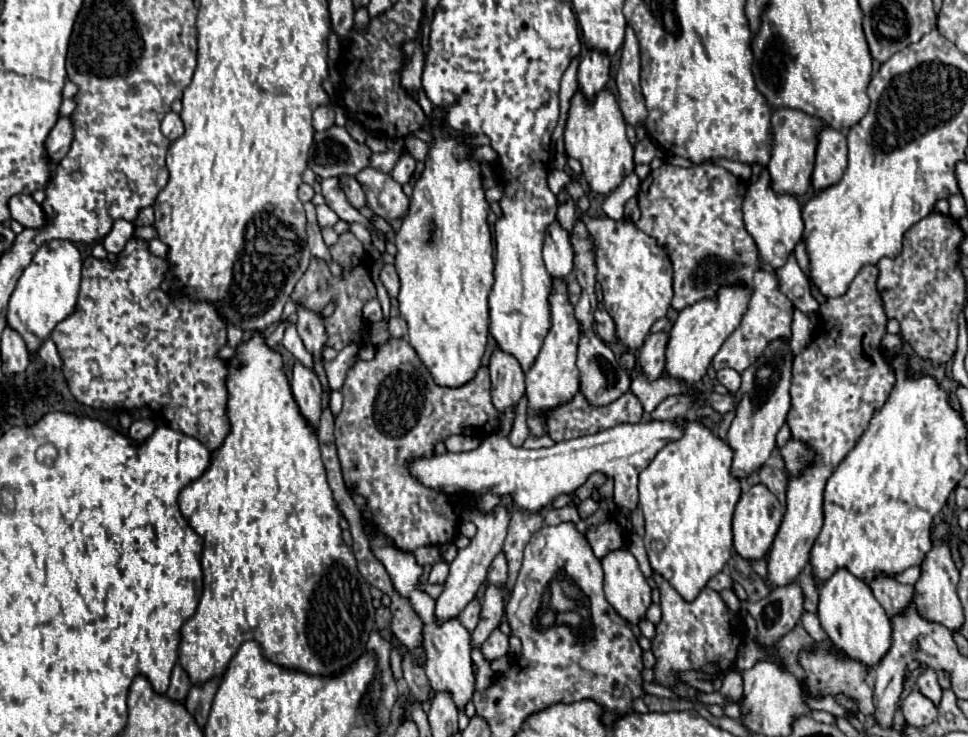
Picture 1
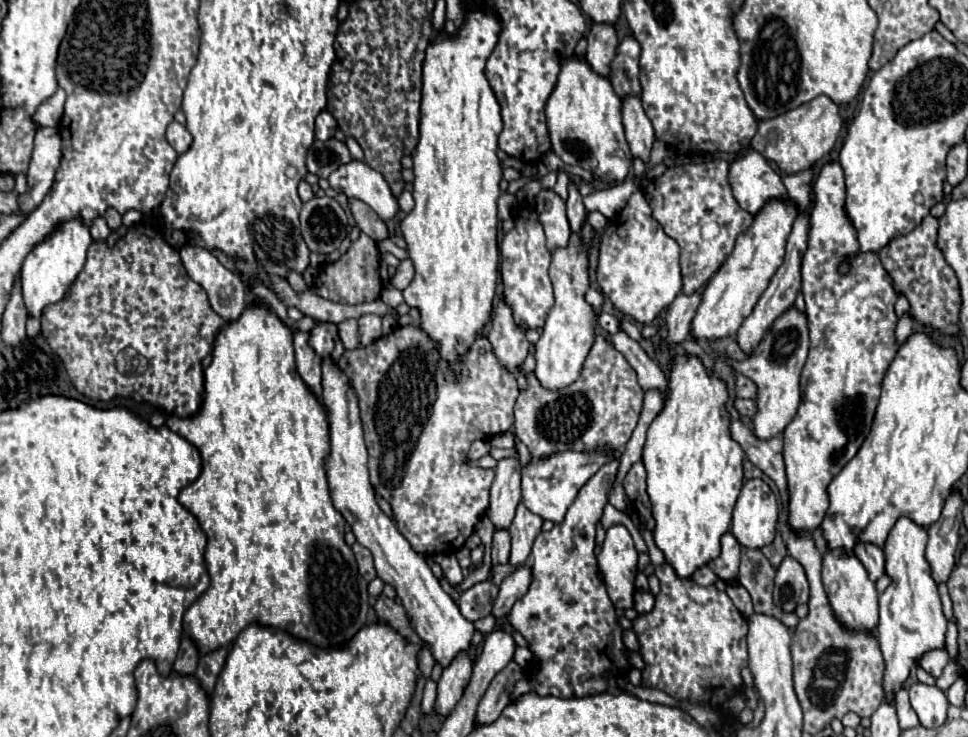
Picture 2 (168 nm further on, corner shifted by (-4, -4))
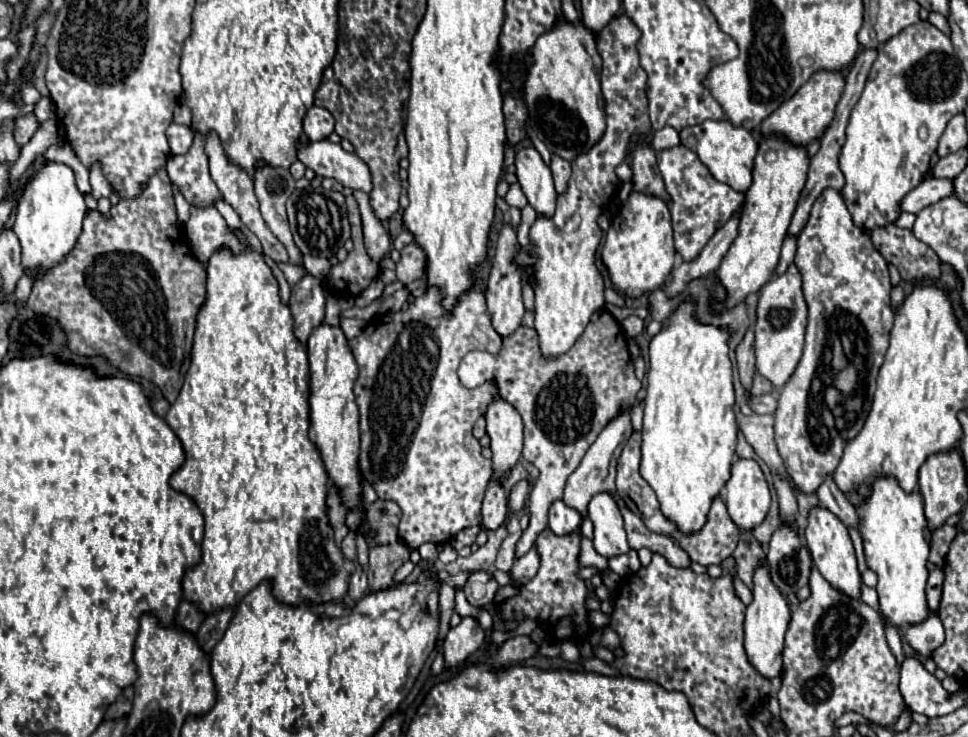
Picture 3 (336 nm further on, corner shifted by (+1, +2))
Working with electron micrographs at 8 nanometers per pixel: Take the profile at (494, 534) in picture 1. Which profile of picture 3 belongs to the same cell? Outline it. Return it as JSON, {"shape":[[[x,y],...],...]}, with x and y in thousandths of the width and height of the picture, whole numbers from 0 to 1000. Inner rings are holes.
{"shape":[[[514,543],[504,551],[502,575],[508,597],[506,608],[512,654],[519,659],[525,638],[529,638],[539,619],[539,567],[525,545]]]}

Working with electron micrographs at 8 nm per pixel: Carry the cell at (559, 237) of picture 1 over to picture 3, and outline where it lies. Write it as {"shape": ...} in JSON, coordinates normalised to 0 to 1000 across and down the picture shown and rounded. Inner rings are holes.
{"shape":[[[537,201],[533,206],[533,239],[545,269],[545,277],[556,288],[556,293],[568,296],[574,285],[574,258],[570,247],[568,228],[560,220],[554,201]]]}

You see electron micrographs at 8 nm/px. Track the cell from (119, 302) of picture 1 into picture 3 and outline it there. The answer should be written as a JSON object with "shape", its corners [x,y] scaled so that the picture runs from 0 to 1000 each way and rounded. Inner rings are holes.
{"shape":[[[165,228],[143,269],[124,271],[116,280],[114,299],[105,296],[99,285],[91,285],[76,339],[62,361],[50,366],[43,380],[35,383],[29,404],[29,415],[39,429],[50,429],[60,437],[74,480],[107,483],[124,505],[159,518],[176,548],[184,540],[186,524],[190,521],[190,482],[194,484],[198,474],[202,429],[213,404],[209,358],[196,342],[194,331],[186,331],[184,323],[186,312],[182,304],[178,250],[171,231]]]}

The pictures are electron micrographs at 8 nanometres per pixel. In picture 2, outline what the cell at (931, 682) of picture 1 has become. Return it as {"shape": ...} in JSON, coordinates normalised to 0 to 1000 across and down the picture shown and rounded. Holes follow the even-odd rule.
{"shape":[[[966,879],[966,882],[960,882],[960,885],[956,885],[956,887],[951,890],[949,904],[951,904],[954,909],[958,909],[960,915],[964,915],[966,920],[970,920],[970,915],[974,912],[974,906],[976,906],[978,898],[980,898],[978,882],[976,882],[976,879]]]}

